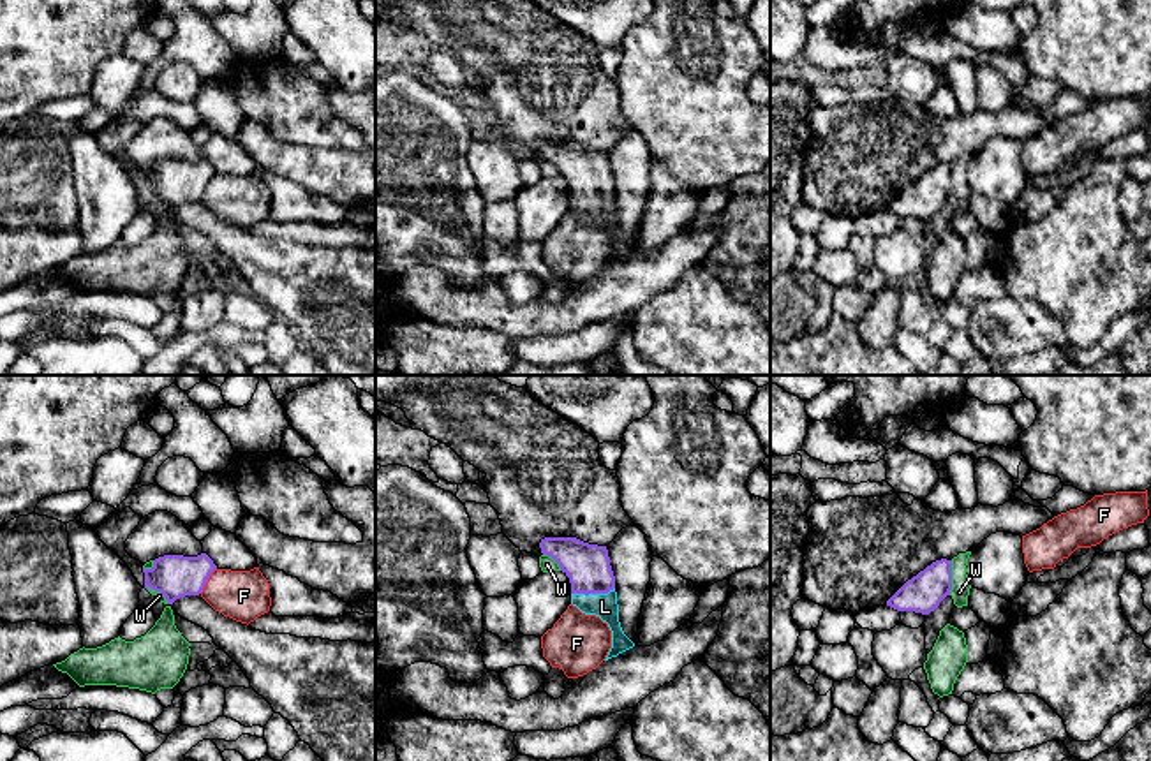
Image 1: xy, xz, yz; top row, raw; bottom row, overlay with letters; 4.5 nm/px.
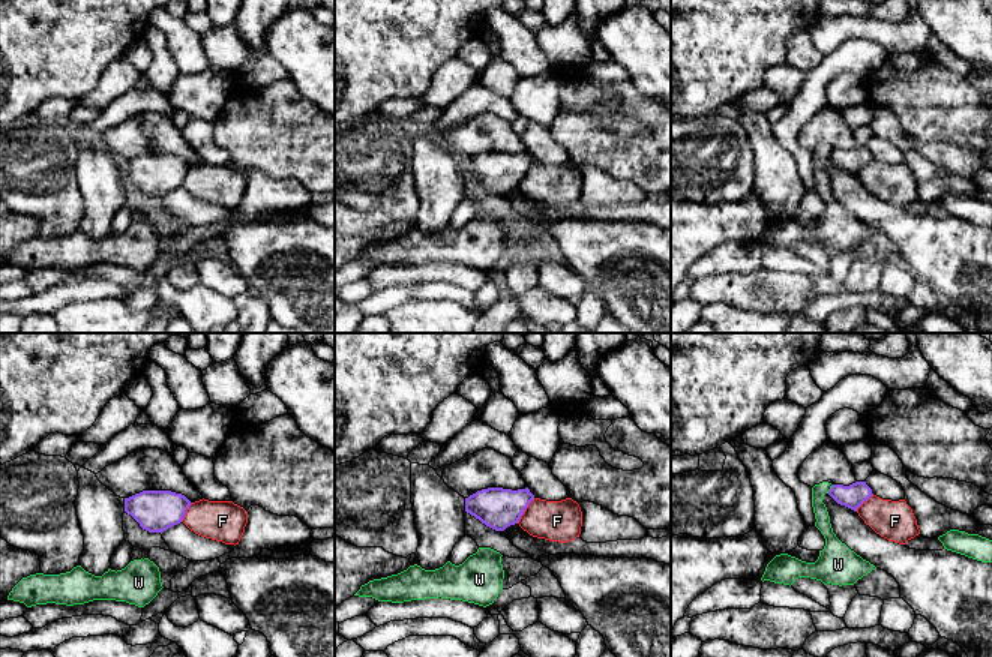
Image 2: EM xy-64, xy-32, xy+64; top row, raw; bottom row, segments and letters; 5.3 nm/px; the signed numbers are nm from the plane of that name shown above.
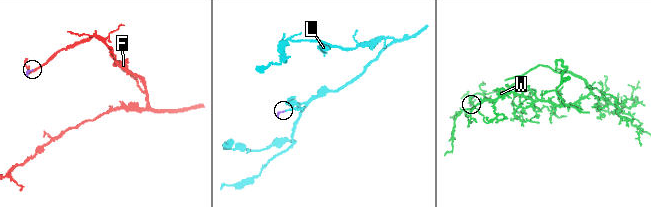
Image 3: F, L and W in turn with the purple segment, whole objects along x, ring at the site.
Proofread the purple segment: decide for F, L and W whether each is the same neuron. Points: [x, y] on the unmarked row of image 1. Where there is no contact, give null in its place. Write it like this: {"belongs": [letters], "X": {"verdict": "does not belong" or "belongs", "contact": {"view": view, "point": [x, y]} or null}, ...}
{"belongs": ["L"], "F": {"verdict": "does not belong", "contact": {"view": "xy", "point": [207, 185]}}, "L": {"verdict": "belongs", "contact": {"view": "xz", "point": [593, 198]}}, "W": {"verdict": "does not belong", "contact": {"view": "yz", "point": [950, 184]}}}

